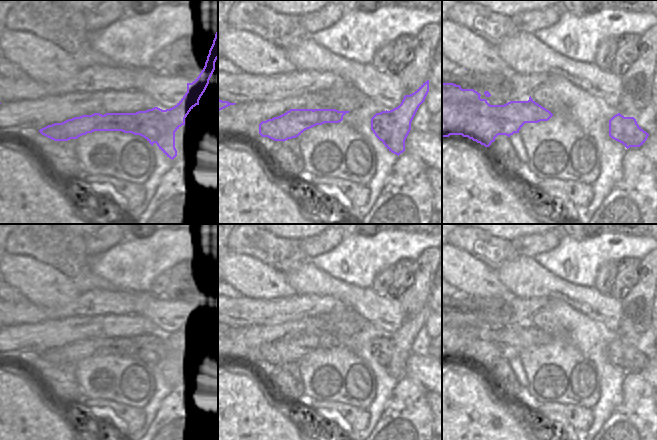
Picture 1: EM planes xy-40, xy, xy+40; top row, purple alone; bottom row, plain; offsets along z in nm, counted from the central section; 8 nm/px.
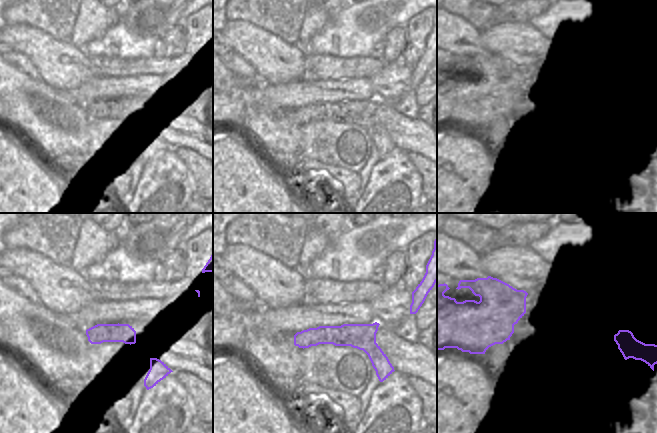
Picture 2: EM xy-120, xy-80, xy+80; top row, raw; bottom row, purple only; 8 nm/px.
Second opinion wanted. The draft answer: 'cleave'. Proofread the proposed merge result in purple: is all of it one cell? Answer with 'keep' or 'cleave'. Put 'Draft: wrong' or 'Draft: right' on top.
Draft: right
cleave

